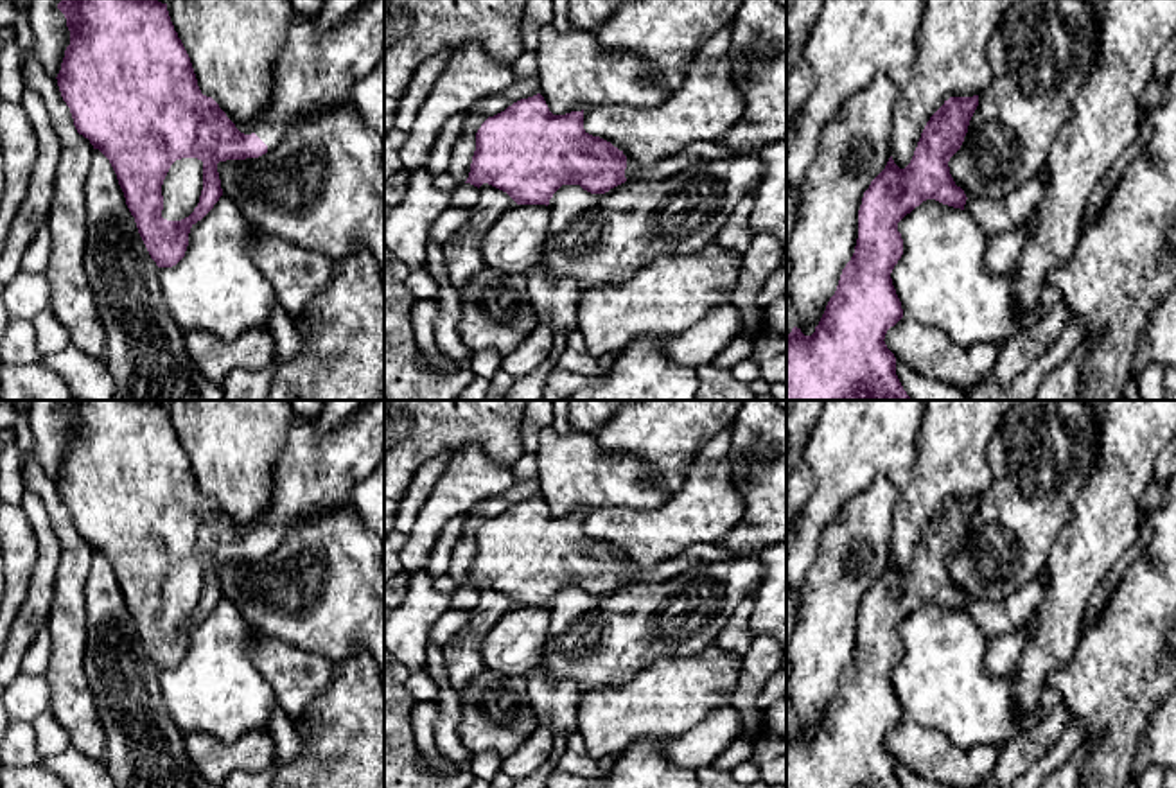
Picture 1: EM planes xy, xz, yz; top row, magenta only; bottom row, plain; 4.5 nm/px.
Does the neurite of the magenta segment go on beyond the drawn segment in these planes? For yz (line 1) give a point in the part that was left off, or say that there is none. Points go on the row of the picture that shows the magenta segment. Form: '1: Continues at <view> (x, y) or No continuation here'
1: No continuation here

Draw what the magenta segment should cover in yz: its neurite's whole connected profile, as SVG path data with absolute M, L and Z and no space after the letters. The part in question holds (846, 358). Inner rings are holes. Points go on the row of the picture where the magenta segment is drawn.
M979 95L950 97L926 122L910 163L900 169L892 156L885 169L864 192L858 210L858 239L851 260L842 269L835 294L812 336L794 327L786 336L786 400L910 400L896 375L896 357L885 345L885 334L903 318L901 302L891 273L903 255L898 223L926 199L964 210L966 194L955 185L948 162L961 149L970 120L979 106Z

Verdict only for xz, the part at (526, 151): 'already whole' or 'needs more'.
needs more

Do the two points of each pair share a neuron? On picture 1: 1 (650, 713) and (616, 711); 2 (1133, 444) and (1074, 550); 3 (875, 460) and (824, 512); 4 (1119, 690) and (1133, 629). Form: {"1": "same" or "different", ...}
{"1": "same", "2": "same", "3": "same", "4": "same"}

